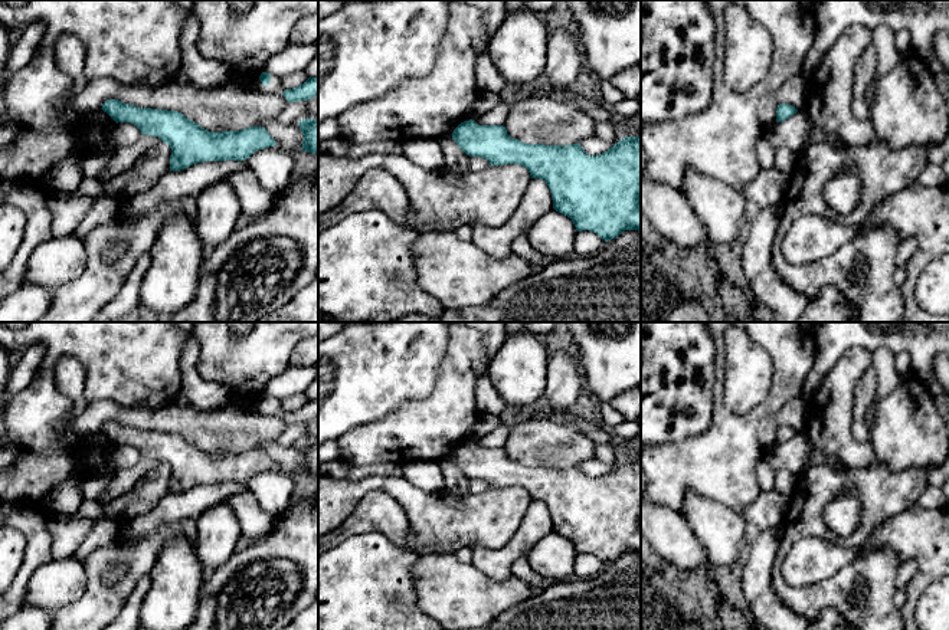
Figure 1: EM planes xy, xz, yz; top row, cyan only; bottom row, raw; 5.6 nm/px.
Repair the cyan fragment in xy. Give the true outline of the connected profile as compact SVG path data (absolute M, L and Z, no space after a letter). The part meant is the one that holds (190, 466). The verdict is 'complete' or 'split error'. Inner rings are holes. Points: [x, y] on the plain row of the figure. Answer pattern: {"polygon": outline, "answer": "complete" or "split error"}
{"polygon": "M108 421L101 430L117 446L131 444L143 457L158 459L171 470L170 493L180 493L204 483L243 483L255 473L276 467L264 449L213 455L181 434L138 430Z", "answer": "complete"}

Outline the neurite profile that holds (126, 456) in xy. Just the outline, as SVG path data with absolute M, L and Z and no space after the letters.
M131 444L115 446L114 462L117 469L130 469L135 466L141 457L141 453Z

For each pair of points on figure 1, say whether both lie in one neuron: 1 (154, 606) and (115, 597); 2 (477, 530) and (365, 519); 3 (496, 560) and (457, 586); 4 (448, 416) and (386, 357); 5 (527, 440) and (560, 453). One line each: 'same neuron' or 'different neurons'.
1: different neurons
2: different neurons
3: different neurons
4: different neurons
5: same neuron

